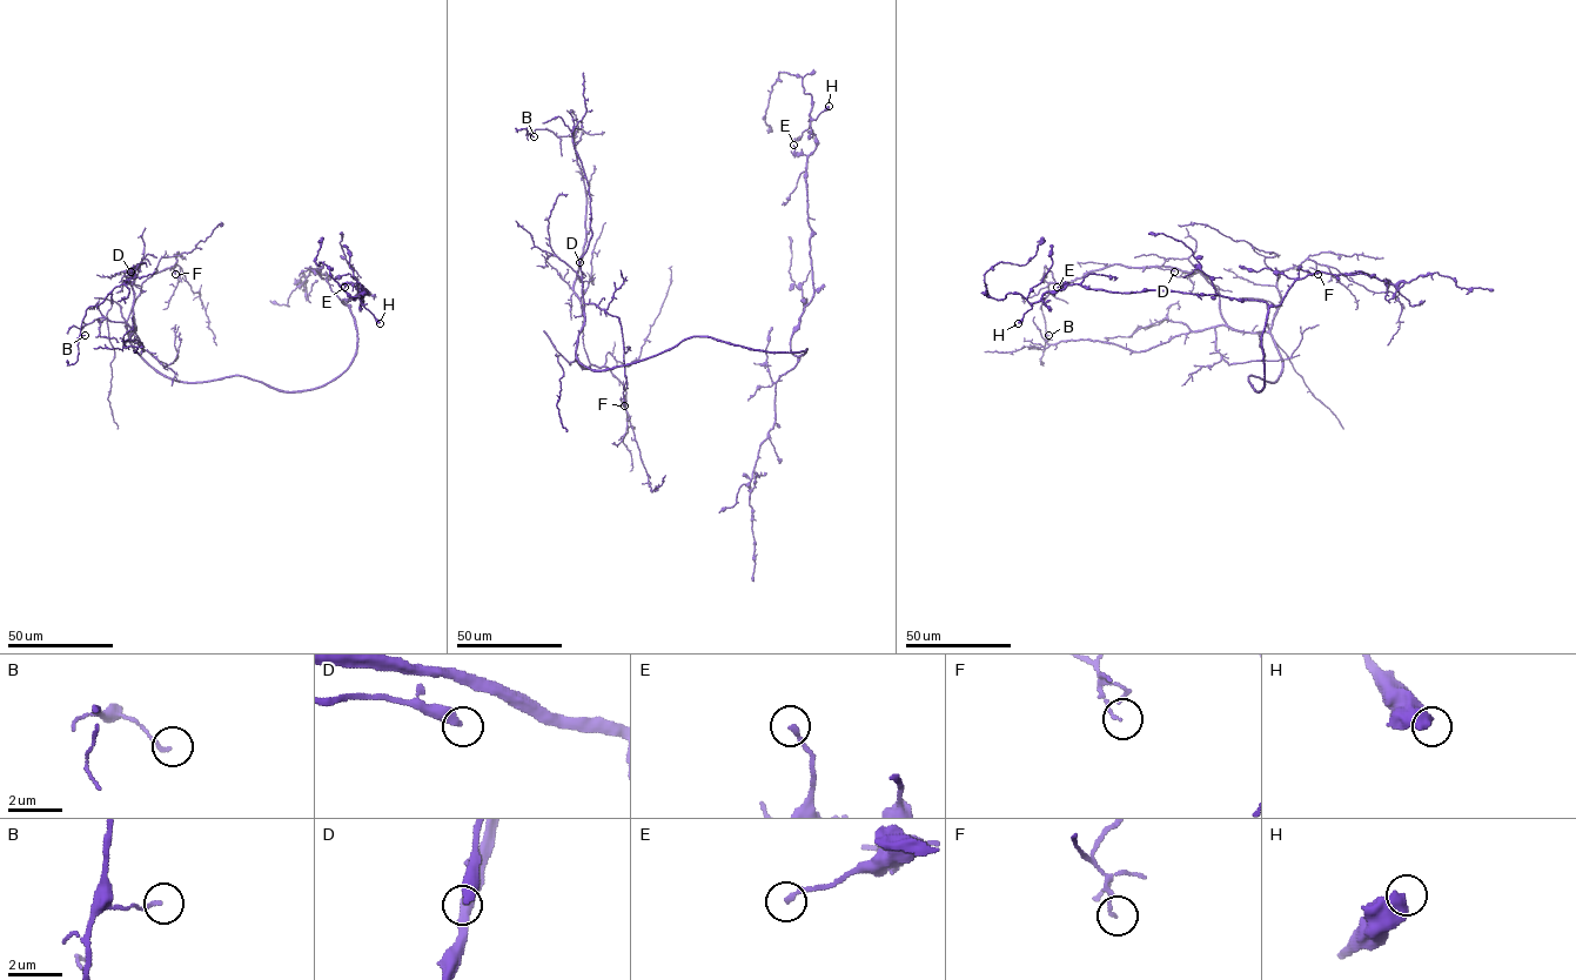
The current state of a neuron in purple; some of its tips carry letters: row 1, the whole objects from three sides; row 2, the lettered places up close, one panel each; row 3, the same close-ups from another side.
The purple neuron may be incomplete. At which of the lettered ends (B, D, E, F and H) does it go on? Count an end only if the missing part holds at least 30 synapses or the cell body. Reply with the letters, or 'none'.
none

